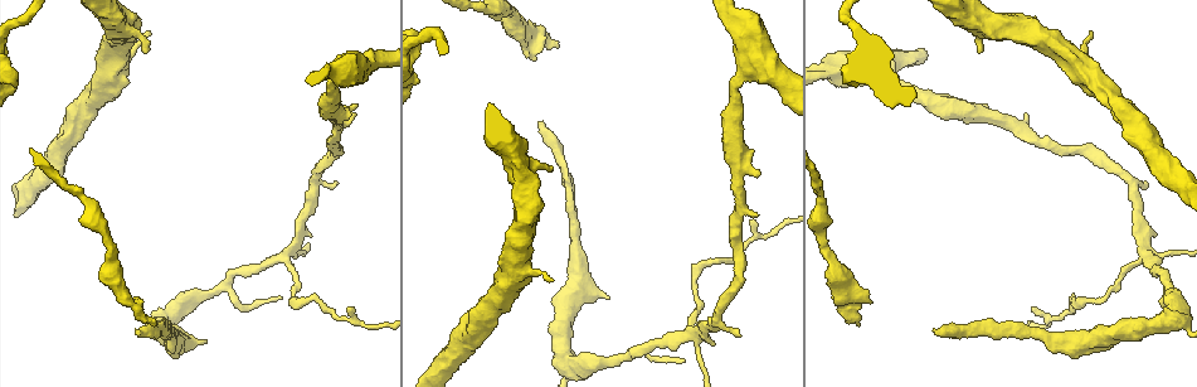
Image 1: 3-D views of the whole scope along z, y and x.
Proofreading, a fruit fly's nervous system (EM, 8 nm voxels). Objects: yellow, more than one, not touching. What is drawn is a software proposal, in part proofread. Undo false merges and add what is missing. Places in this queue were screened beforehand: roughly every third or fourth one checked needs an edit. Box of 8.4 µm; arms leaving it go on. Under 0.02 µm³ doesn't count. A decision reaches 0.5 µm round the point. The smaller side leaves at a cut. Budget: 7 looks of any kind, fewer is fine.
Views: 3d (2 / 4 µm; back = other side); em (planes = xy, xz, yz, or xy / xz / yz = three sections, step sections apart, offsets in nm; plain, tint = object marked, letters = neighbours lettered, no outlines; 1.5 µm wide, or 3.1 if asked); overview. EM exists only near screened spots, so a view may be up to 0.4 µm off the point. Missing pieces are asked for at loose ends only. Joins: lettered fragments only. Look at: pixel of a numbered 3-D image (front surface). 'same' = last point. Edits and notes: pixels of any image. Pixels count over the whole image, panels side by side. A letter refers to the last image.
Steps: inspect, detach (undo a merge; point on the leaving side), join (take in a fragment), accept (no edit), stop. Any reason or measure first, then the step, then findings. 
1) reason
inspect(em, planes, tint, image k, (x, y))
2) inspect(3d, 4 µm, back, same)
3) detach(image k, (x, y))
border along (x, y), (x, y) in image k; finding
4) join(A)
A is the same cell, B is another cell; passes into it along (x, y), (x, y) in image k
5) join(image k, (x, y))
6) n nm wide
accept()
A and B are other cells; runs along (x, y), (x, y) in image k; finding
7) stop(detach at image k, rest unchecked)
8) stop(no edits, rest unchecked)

free end
inspect(3d, 2 µm, image 1, (977, 51))

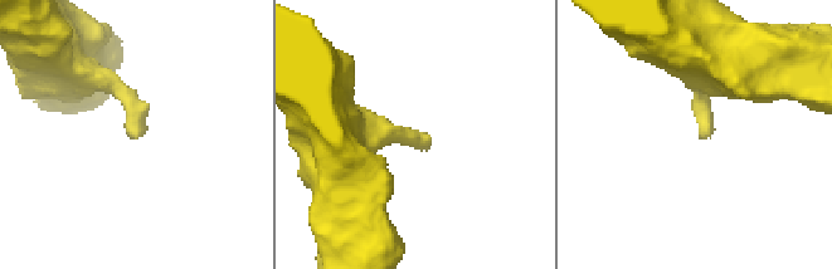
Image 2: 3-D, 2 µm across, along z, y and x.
inspect(em, xz, step 4, letters, image 2, (413, 142))

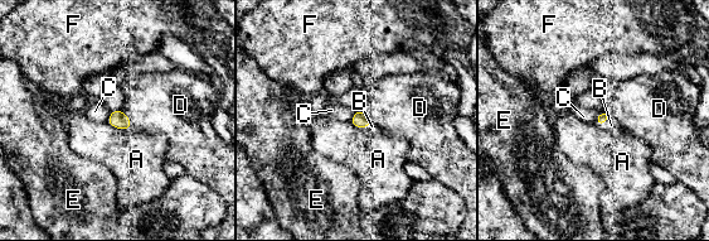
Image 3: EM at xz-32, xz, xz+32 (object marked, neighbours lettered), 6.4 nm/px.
join(B)
B is the same cell, A, C, D, E and F are other cells; it goes on there

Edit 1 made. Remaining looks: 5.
inspect(overview)

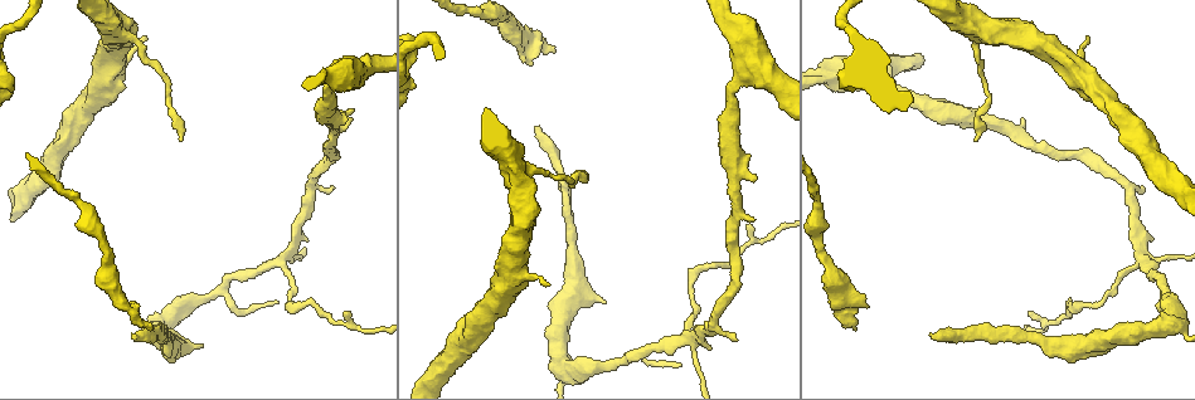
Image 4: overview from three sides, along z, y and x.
two arms in line, one across
inspect(3d, 4 µm, image 4, (747, 73))

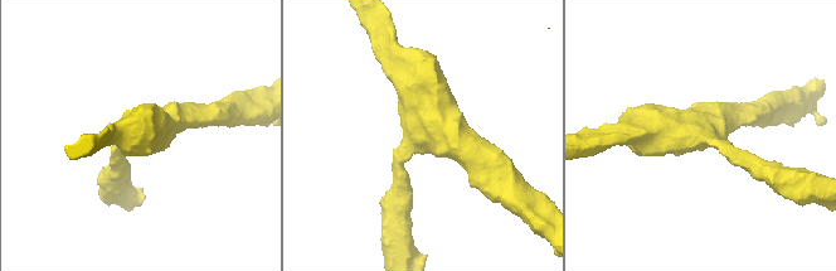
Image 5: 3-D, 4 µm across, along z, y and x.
inspect(em, yz, step 8, tint, image 5, (421, 131))

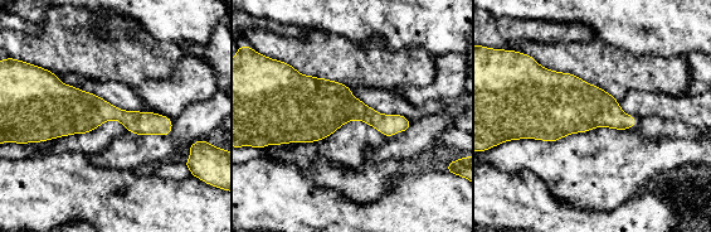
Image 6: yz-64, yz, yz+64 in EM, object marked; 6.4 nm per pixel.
another direction
inspect(em, planes, letters, same)

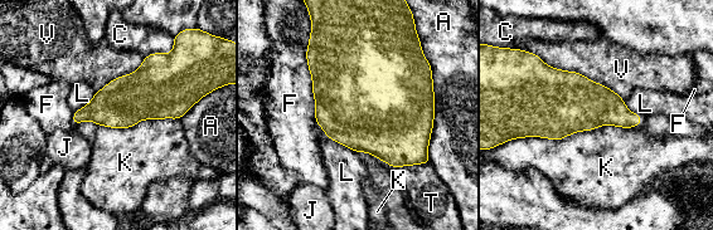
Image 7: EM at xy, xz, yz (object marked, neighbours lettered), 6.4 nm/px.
accept()
A, C, F, J, K, L, T and V are other cells; border along (523, 50), (605, 84), (622, 99) in image 7; continuous, no second cell

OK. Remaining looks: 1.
stop(join at image 3, rest unchecked)

